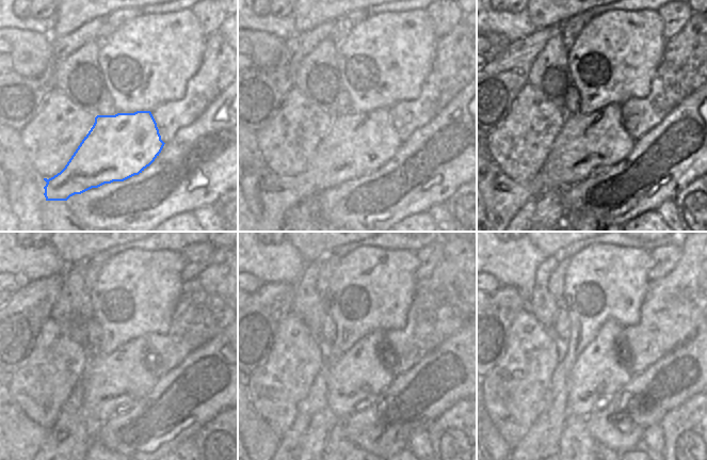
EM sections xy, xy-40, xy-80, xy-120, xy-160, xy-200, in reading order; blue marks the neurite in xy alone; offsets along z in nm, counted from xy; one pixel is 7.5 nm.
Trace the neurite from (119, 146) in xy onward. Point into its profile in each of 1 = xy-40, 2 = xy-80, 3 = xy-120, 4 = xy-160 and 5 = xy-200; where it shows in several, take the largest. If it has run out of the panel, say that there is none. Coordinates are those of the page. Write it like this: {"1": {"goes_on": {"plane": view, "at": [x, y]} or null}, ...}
{"1": {"goes_on": {"plane": "xy-40", "at": [355, 145]}}, "2": {"goes_on": {"plane": "xy-80", "at": [587, 142]}}, "3": {"goes_on": {"plane": "xy-120", "at": [122, 378]}}, "4": {"goes_on": {"plane": "xy-160", "at": [360, 375]}}, "5": {"goes_on": {"plane": "xy-200", "at": [600, 370]}}}

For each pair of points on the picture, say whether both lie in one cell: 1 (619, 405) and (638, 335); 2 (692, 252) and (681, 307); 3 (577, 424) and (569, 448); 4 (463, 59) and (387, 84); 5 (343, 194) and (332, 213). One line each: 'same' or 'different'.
1: different
2: same
3: same
4: different
5: same

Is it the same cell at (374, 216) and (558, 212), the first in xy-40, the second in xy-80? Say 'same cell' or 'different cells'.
different cells

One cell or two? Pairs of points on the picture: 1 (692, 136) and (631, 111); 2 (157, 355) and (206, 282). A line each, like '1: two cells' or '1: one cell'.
1: two cells
2: one cell

